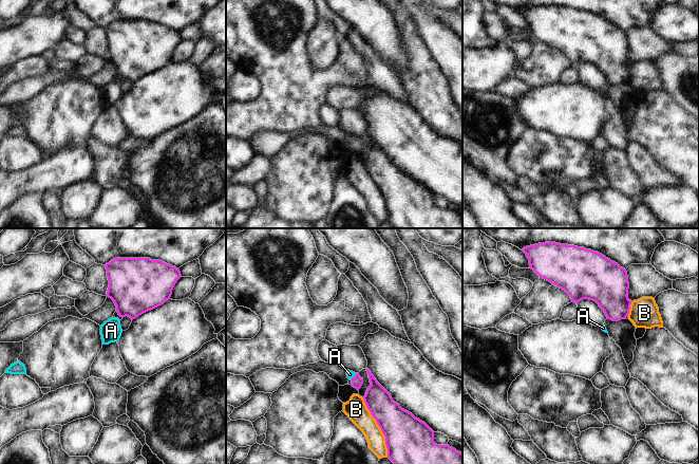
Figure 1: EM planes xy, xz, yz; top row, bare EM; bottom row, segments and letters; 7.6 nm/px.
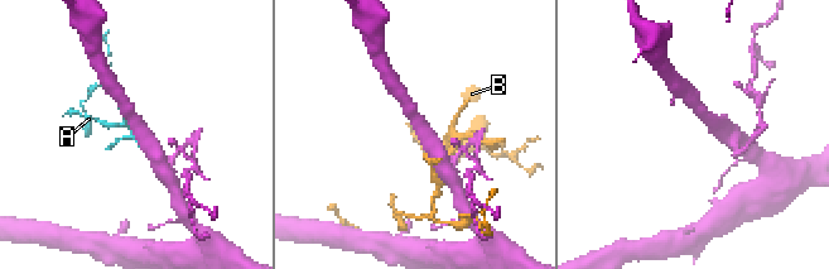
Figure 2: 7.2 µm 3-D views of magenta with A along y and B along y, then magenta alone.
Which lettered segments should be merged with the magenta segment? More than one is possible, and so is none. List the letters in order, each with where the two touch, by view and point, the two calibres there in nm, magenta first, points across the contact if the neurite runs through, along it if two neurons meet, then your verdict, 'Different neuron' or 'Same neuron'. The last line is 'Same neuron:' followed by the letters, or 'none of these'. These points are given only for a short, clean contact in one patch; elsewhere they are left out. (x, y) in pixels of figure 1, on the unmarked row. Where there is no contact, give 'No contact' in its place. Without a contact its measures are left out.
A: Touches magenta at xz (354, 140). Thickness 80 nm (magenta) against 50 nm. Path across: xz (357, 145), (354, 140), (350, 137). Same neuron
B: Touches magenta at xz (379, 189). Thickness 360 nm (magenta) against 160 nm. Different neuron
Same neuron: A

